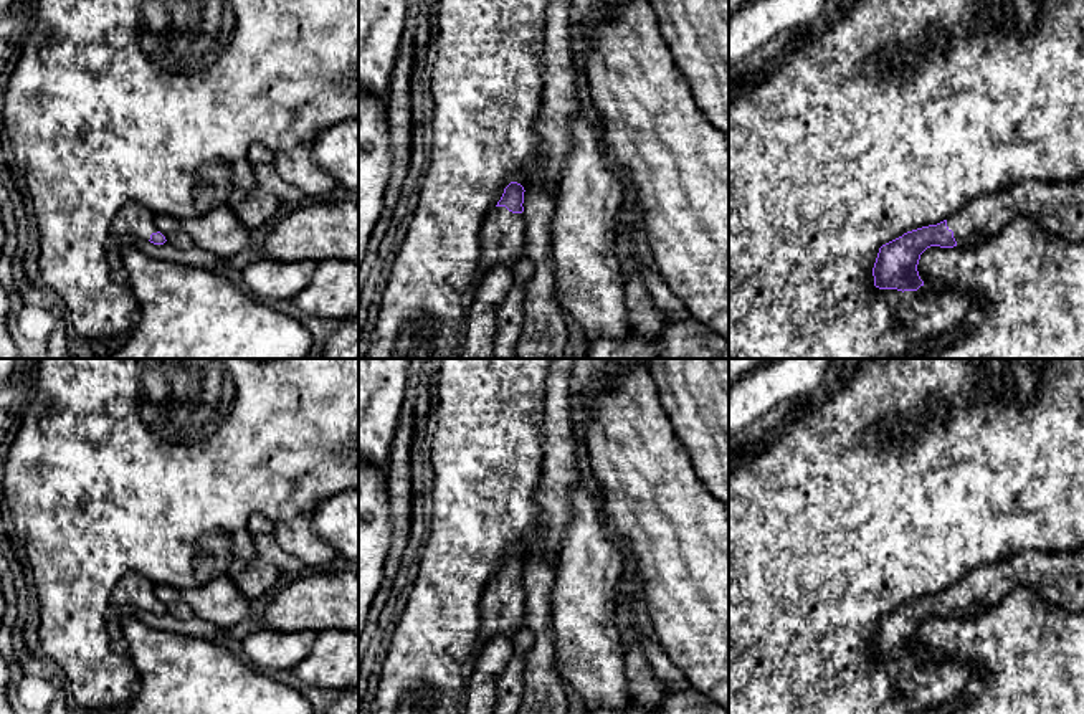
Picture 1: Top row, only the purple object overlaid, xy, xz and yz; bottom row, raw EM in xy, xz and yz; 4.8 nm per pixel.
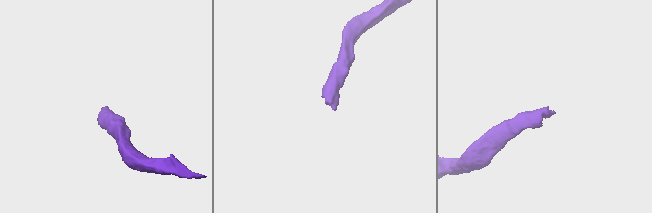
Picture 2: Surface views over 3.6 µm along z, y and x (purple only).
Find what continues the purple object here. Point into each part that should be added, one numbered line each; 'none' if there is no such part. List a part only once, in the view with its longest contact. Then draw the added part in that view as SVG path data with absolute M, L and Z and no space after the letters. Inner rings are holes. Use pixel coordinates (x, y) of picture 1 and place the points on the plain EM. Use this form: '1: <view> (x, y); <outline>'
1: xz (503, 610); M496 577L486 588L479 605L479 635L474 654L494 636L507 636L512 656L494 679L496 706L492 714L516 714L524 693L524 671L527 654L535 636L527 626L525 590L506 577Z

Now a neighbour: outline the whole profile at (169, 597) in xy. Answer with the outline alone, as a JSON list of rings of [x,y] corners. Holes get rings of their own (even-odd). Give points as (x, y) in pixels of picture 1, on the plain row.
[[[159,583],[154,587],[154,593],[159,602],[165,607],[165,610],[178,620],[190,620],[193,616],[193,610],[183,600],[182,592],[167,585]]]

